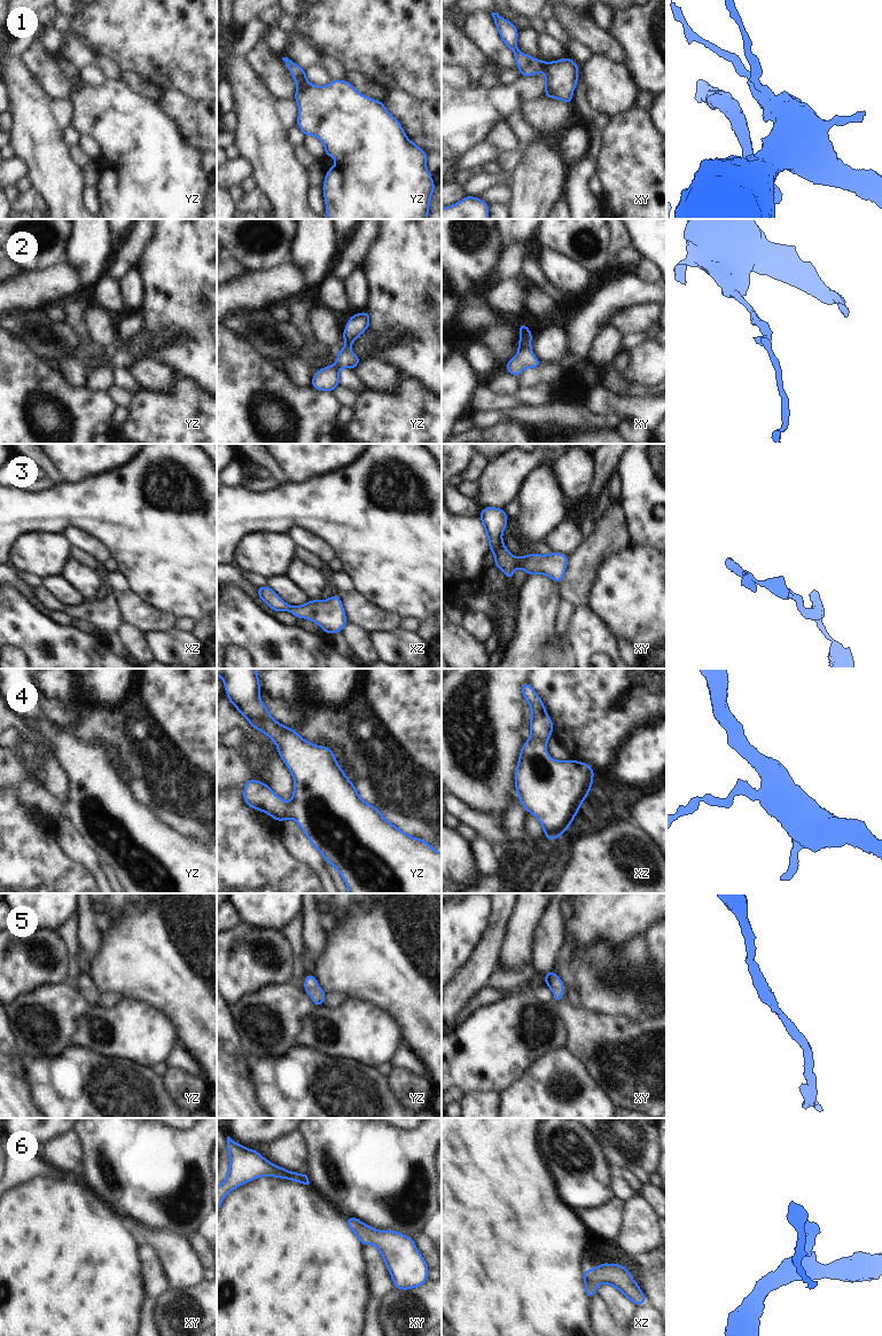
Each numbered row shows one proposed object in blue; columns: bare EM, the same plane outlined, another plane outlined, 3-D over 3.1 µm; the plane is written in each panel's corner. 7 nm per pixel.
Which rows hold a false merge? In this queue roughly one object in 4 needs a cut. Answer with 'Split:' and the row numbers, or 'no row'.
Split: no row

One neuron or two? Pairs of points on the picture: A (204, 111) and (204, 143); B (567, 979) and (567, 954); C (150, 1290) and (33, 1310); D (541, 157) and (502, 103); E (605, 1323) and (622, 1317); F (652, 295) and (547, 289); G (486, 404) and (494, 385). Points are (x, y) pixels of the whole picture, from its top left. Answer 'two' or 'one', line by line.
A: one
B: one
C: two
D: two
E: two
F: two
G: two

